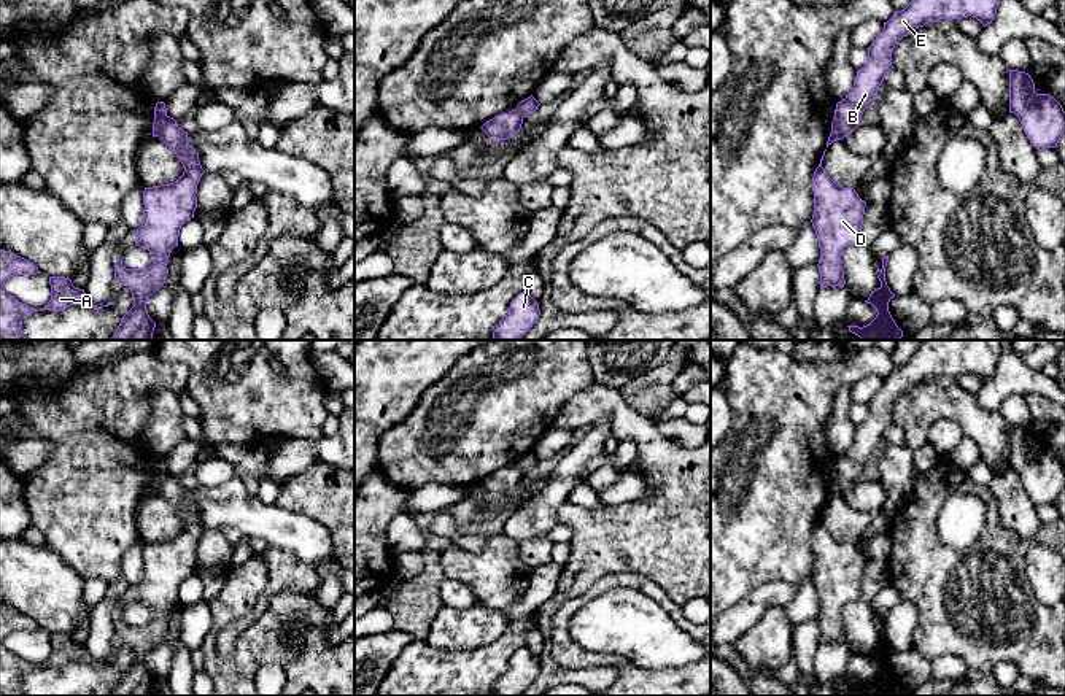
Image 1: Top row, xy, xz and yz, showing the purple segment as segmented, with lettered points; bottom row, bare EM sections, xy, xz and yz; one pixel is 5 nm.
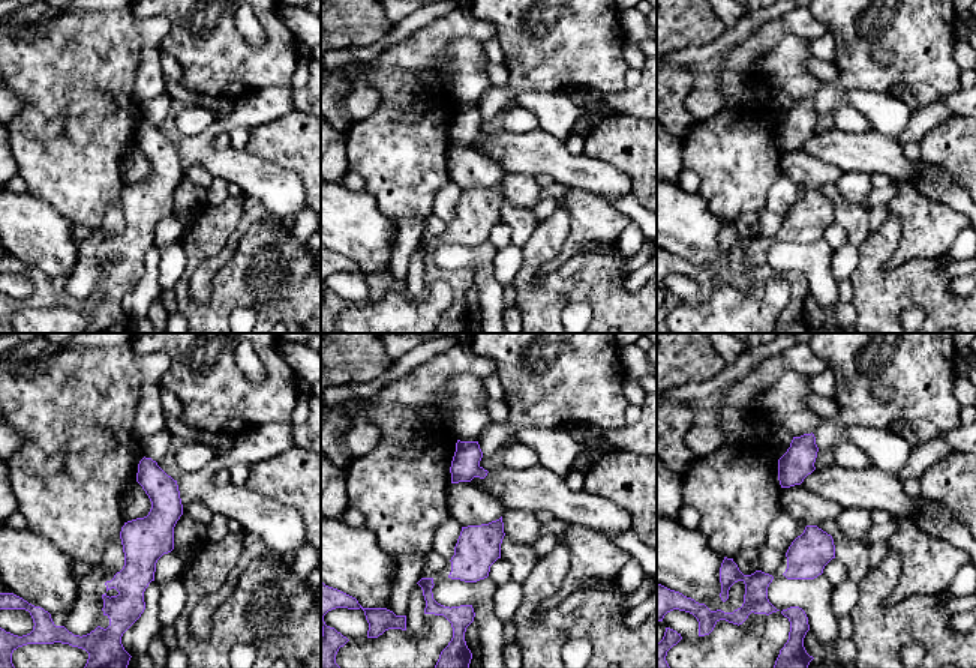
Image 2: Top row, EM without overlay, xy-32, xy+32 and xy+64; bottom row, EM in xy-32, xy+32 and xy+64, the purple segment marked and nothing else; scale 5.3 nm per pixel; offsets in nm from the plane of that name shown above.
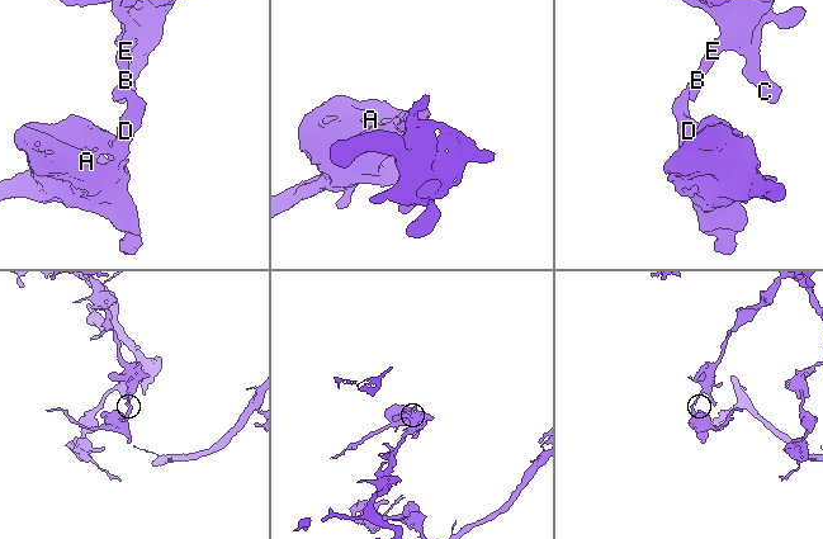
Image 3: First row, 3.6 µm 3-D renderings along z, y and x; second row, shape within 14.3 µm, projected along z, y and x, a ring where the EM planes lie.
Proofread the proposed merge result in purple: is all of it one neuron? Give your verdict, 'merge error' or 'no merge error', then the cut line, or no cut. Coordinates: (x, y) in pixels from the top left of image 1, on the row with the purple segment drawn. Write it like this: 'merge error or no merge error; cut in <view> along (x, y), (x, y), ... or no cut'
merge error; cut in xy along (167, 116), (156, 135)

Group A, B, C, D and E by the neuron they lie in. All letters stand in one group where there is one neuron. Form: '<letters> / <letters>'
A D / B C E

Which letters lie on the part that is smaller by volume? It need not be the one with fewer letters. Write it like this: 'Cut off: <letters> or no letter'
Cut off: A, D

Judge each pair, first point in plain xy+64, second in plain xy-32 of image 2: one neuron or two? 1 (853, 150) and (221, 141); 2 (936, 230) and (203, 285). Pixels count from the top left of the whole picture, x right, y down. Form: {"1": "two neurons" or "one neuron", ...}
{"1": "two neurons", "2": "one neuron"}

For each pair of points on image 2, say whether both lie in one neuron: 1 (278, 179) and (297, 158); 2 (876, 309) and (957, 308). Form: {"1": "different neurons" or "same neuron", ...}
{"1": "different neurons", "2": "same neuron"}

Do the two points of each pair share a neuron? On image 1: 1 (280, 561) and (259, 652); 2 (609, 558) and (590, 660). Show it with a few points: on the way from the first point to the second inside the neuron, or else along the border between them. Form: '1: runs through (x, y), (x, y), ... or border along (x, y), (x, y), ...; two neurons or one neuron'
1: border along (309, 591), (278, 591), (248, 626); two neurons
2: border along (642, 576), (606, 574), (576, 596); two neurons

